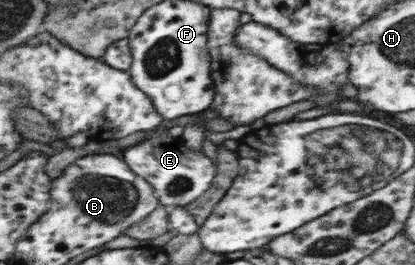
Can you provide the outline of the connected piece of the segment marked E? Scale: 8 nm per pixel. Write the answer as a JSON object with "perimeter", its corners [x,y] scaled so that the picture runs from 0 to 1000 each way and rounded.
{"perimeter":[[[405,494],[366,498],[342,543],[313,558],[299,581],[296,608],[330,664],[347,668],[376,713],[388,770],[419,781],[448,781],[472,747],[482,747],[513,687],[523,626],[487,574],[465,574],[446,551],[441,517],[414,517]]]}

